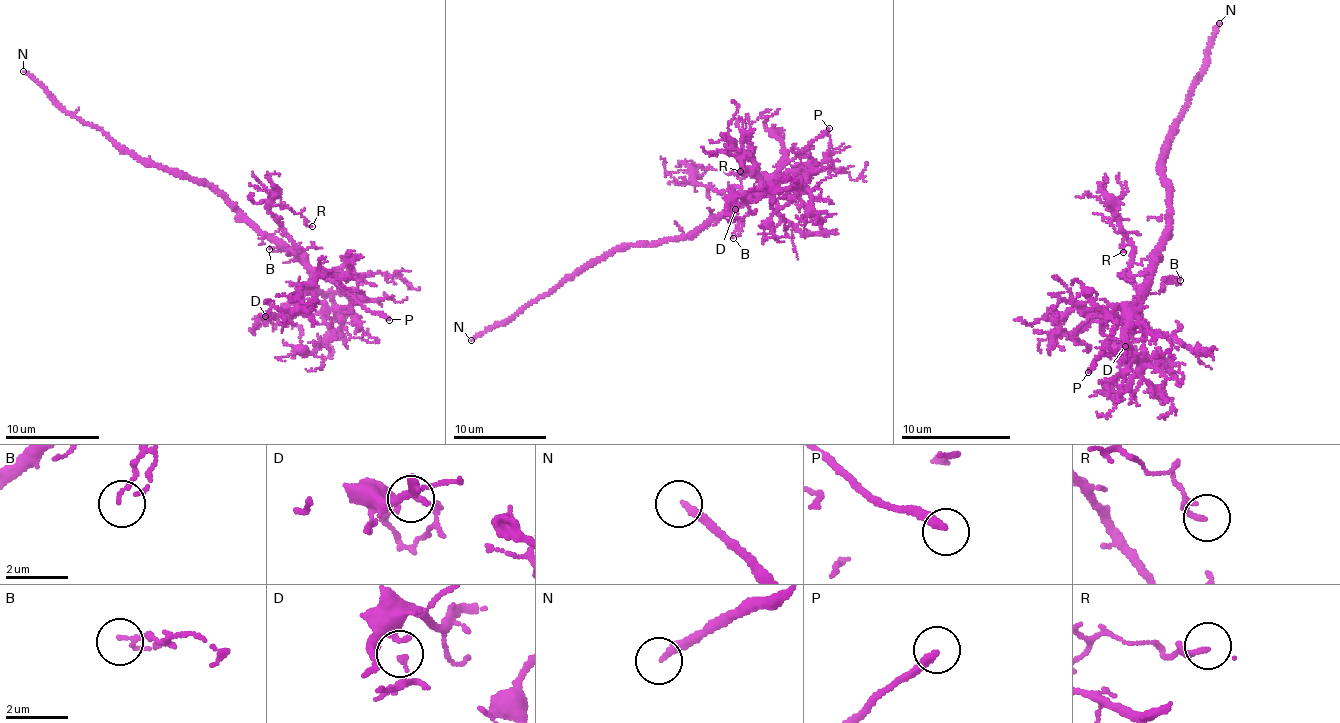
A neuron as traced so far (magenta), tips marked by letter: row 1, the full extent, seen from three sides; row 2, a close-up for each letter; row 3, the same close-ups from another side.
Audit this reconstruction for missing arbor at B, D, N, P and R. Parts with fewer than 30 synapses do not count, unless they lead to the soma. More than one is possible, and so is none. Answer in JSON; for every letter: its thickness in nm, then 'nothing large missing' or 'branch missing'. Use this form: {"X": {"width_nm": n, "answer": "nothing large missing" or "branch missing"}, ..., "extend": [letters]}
{"B": {"width_nm": 80, "answer": "nothing large missing"}, "D": {"width_nm": 90, "answer": "nothing large missing"}, "N": {"width_nm": 260, "answer": "branch missing"}, "P": {"width_nm": 280, "answer": "branch missing"}, "R": {"width_nm": 190, "answer": "nothing large missing"}, "extend": ["N", "P"]}

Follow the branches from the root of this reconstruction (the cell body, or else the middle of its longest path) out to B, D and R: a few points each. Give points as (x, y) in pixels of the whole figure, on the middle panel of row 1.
B: (691, 231), (747, 203), (748, 211), (753, 212), (742, 220), (733, 238)
D: (691, 231), (748, 199), (761, 185), (746, 200), (732, 198), (728, 209), (732, 219), (738, 217), (735, 209)
R: (691, 231), (748, 196), (733, 187), (713, 191), (694, 178), (709, 169), (722, 170), (728, 175), (740, 171)

